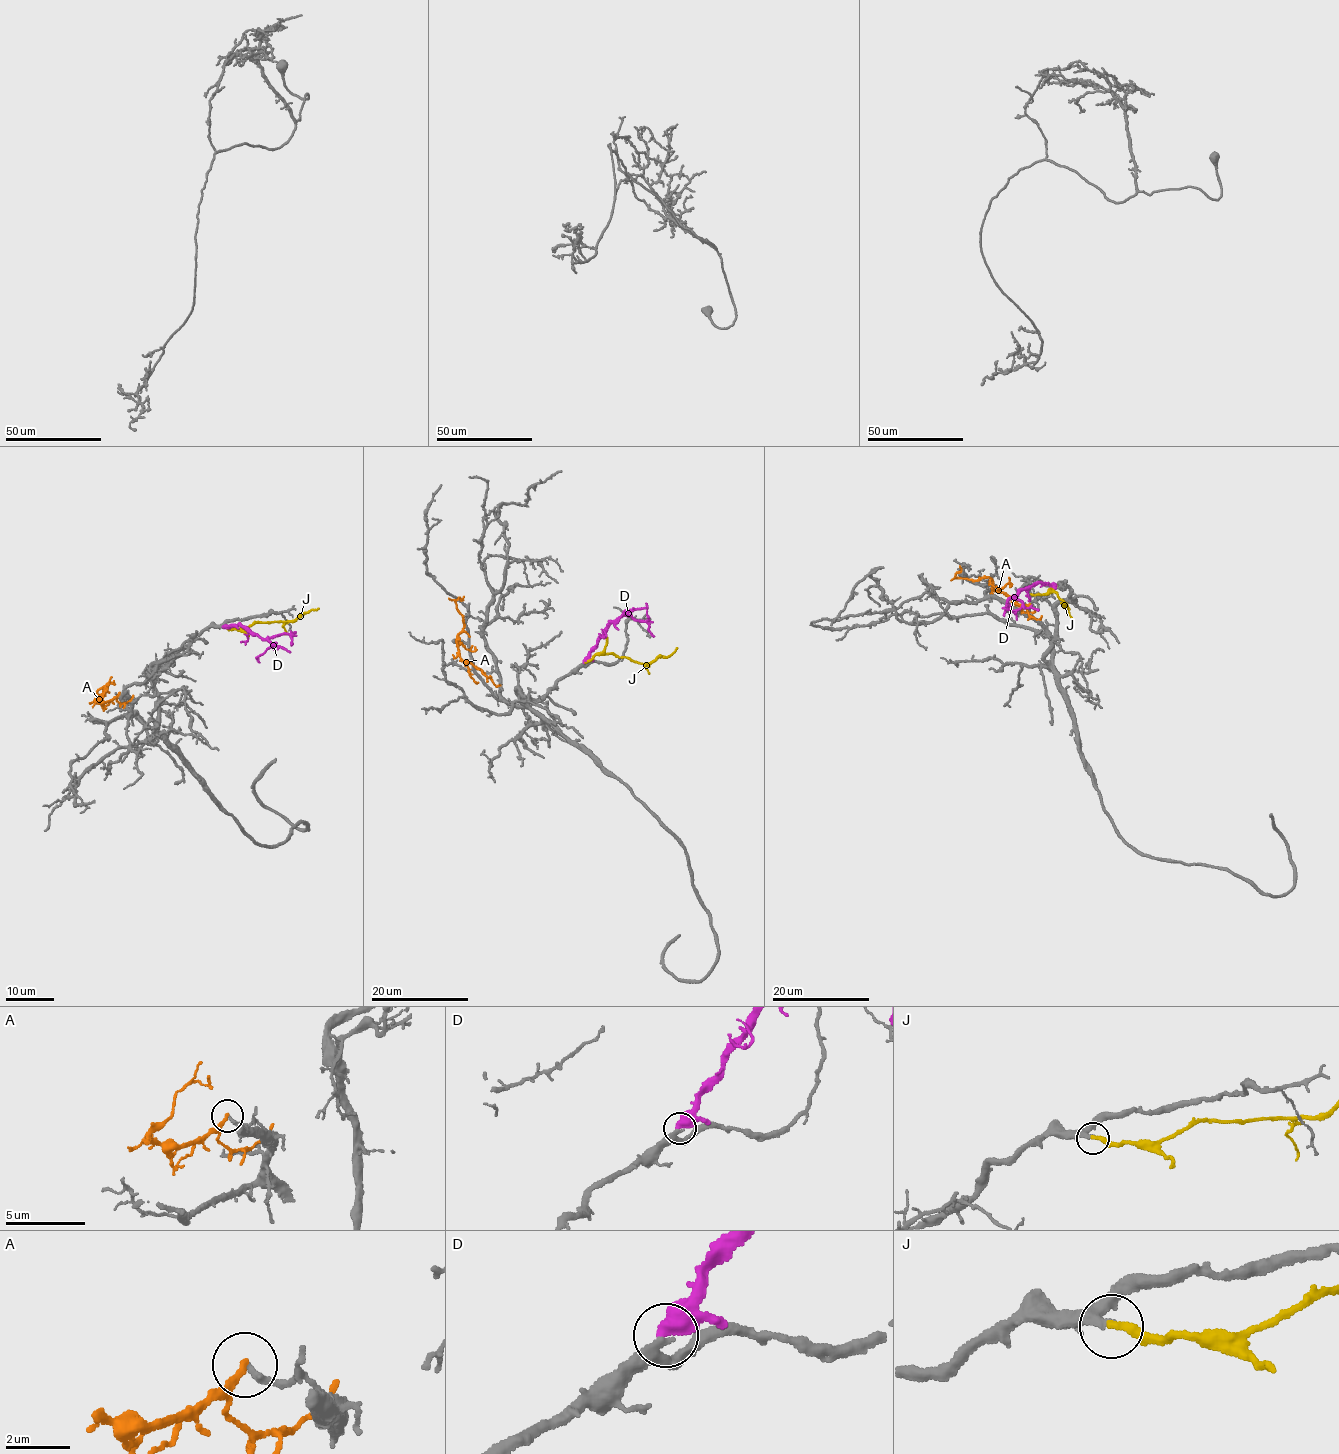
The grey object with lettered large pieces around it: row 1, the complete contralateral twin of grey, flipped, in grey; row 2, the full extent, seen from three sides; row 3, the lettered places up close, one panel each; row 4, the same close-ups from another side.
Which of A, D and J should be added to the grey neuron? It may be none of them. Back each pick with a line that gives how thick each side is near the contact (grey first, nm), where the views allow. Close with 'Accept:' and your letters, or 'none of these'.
J: 260 nm thick on the grey side, 280 nm on the other
Accept: J

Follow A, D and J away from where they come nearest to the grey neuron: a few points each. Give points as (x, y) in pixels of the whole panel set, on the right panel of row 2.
A: (1030, 604), (1020, 604), (997, 592), (988, 577), (957, 577), (959, 566)
D: (1056, 585), (1041, 583), (1027, 586), (1014, 597), (1022, 604), (1016, 610), (1002, 607)
J: (1056, 586), (1050, 590), (1067, 607), (1061, 603)

